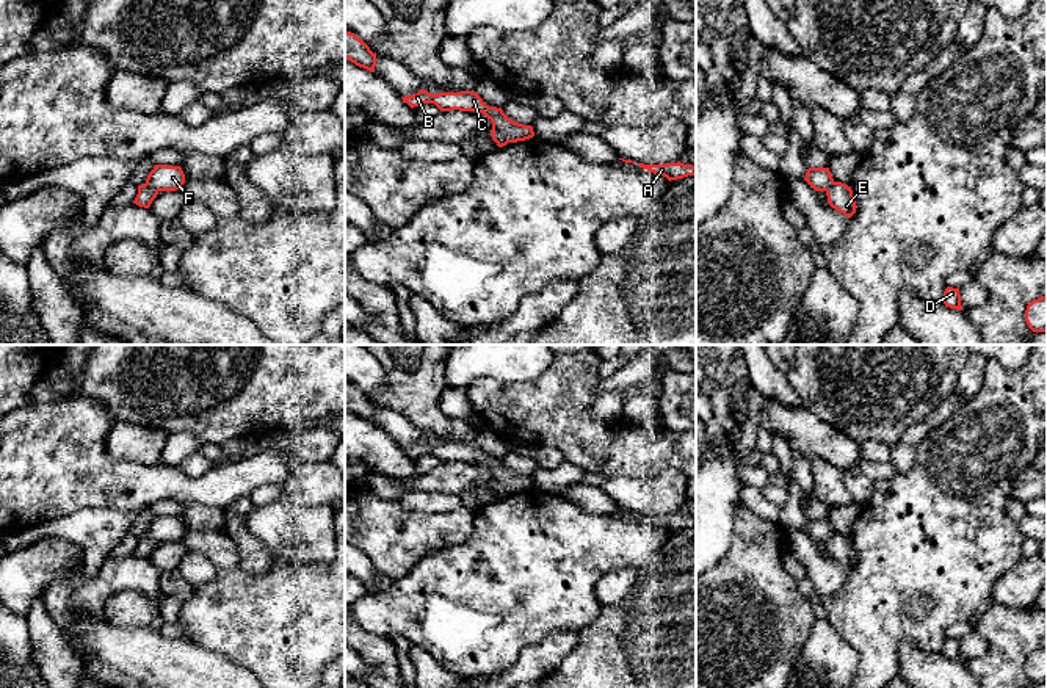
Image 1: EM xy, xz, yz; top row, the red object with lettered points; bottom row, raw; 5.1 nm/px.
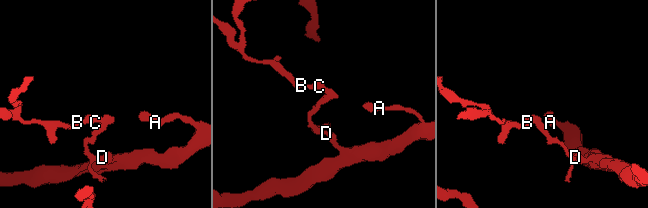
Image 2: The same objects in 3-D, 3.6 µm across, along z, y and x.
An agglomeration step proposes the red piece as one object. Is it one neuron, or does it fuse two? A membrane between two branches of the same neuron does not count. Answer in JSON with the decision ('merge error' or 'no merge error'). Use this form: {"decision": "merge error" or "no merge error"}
{"decision": "merge error"}

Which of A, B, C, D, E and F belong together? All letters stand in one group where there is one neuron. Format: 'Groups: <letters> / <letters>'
Groups: A D E / B C F

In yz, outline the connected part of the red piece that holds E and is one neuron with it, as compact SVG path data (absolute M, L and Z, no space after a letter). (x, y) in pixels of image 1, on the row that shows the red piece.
M834 182L826 191L828 204L845 216L851 218L856 213L856 199L853 196L851 186Z

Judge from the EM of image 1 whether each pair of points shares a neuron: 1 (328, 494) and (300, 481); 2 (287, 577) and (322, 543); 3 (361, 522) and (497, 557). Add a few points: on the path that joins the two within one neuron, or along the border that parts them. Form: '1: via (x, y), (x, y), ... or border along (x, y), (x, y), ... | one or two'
1: via (322, 488), (317, 483), (306, 483) | one
2: border along (268, 550), (279, 552), (295, 564), (328, 564) | two
3: border along (475, 519), (461, 543), (417, 563) | two

